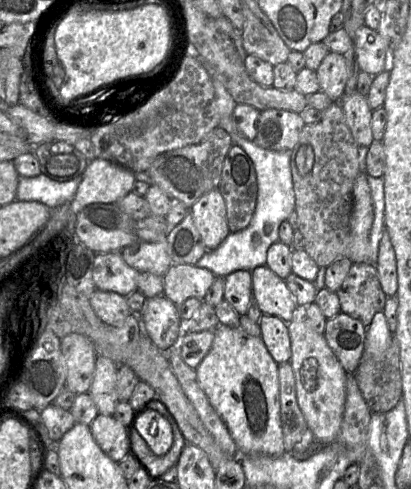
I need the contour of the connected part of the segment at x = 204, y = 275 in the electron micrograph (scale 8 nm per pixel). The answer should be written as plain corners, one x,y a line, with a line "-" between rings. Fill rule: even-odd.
172,264
162,277
163,295
180,305
190,297
203,301
217,276
197,265

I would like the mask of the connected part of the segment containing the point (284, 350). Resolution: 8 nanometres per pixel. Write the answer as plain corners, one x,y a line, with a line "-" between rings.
272,315
260,318
261,338
277,364
289,362
292,356
288,322

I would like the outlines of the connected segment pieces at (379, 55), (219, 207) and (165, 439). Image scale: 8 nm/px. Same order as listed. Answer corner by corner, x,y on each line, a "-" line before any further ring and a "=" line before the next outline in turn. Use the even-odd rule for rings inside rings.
366,25
359,27
353,38
353,49
359,69
371,75
389,71
390,56
386,40
=
218,188
198,198
190,213
207,250
216,249
229,235
226,204
=
155,410
139,415
135,421
135,429
157,456
166,454
173,444
169,421

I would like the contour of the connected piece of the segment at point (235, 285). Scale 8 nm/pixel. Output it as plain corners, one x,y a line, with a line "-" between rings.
236,270
226,277
224,299
238,315
246,315
252,293
252,273
248,270

